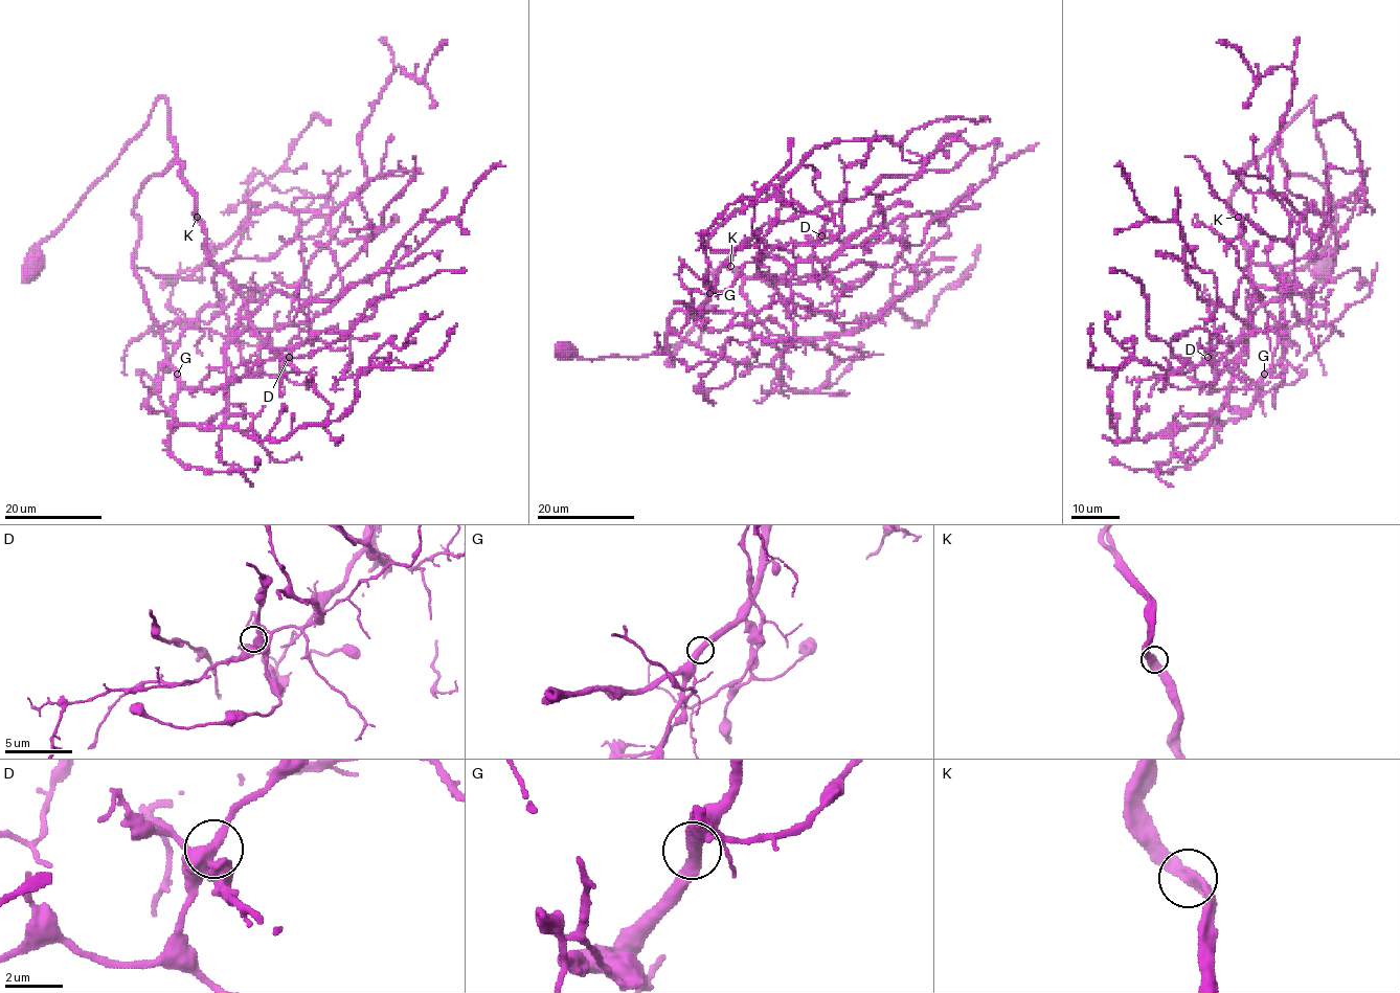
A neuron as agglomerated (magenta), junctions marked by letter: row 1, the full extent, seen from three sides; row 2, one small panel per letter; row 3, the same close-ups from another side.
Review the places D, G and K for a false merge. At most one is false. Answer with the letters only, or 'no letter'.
no letter

